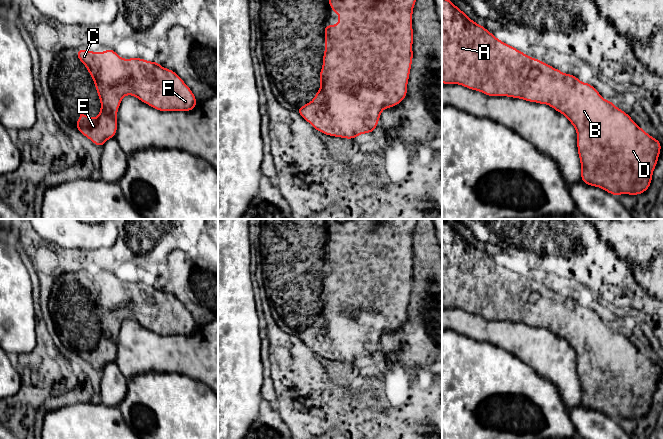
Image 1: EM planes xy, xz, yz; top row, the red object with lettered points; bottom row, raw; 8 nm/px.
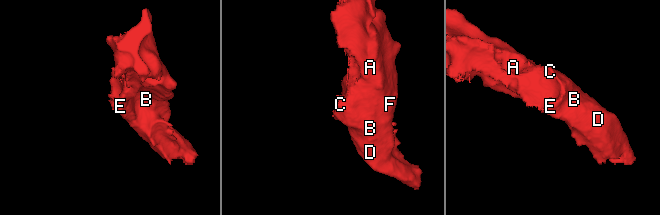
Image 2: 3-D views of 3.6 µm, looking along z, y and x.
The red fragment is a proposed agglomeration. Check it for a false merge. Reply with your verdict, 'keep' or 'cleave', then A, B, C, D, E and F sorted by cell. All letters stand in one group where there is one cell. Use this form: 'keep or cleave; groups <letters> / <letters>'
keep; groups A B C D E F

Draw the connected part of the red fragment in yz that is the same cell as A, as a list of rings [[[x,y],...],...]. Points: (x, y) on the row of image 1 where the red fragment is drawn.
[[[442,0],[442,83],[459,84],[487,96],[507,96],[547,104],[566,116],[576,129],[581,180],[585,184],[599,187],[615,196],[639,195],[650,187],[653,170],[661,151],[661,143],[658,139],[647,134],[611,100],[604,100],[590,83],[583,83],[576,76],[565,74],[500,41],[485,27],[472,21],[450,0]]]

